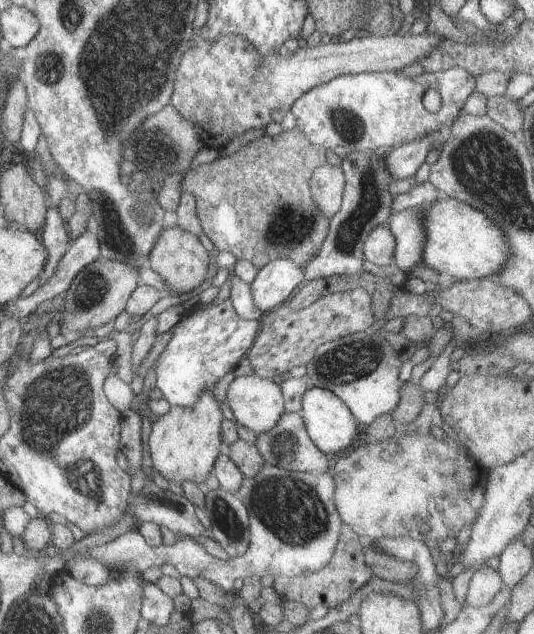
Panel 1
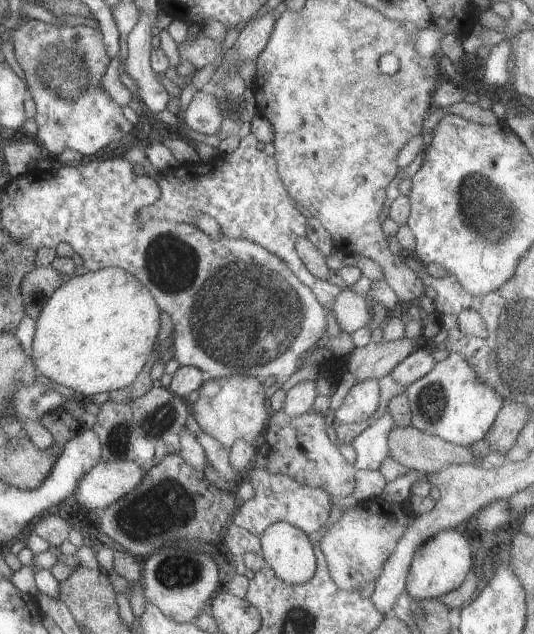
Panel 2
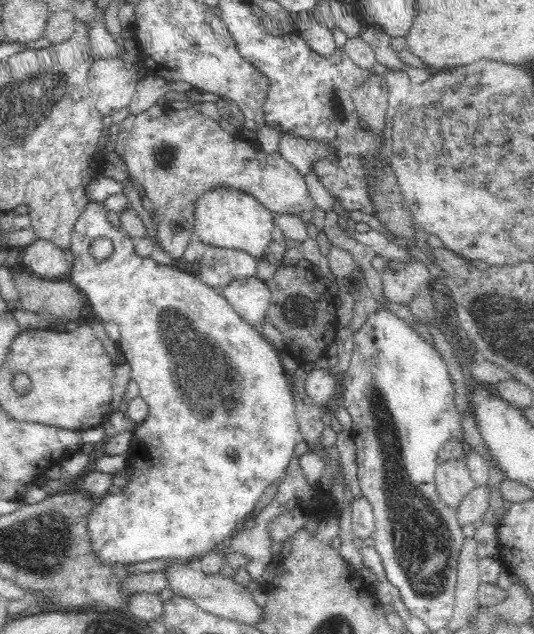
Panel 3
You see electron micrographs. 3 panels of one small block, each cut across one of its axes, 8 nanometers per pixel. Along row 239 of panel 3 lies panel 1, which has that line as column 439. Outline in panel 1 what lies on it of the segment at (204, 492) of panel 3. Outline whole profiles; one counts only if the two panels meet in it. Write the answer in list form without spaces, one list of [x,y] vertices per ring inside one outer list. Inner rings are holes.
[[[454,67],[445,71],[426,72],[419,76],[404,76],[401,72],[384,71],[381,73],[358,73],[344,75],[311,88],[302,98],[292,104],[291,112],[298,120],[297,127],[306,134],[312,144],[330,151],[335,146],[349,149],[349,152],[378,152],[395,149],[422,136],[451,128],[461,114],[466,100],[476,91],[476,80],[464,68]],[[426,88],[436,88],[442,98],[442,107],[438,113],[431,113],[422,105],[421,97]]]

